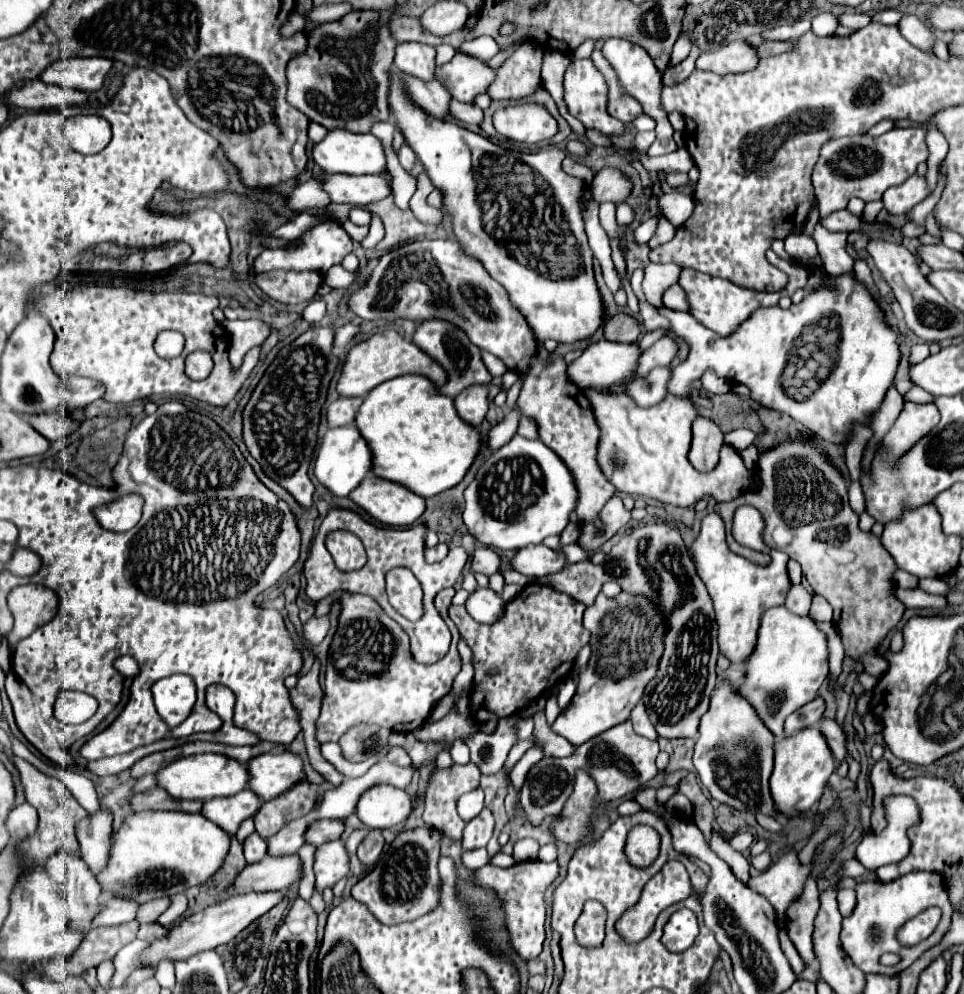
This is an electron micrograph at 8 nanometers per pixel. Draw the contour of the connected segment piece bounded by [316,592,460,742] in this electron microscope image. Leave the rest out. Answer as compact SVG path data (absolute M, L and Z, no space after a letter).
M346 592L340 604L342 604L340 626L330 646L330 658L326 664L326 690L322 698L322 714L316 722L316 740L338 742L340 736L344 736L344 732L348 732L348 728L354 728L356 724L376 724L382 728L390 728L394 732L408 732L420 728L424 720L430 716L434 704L452 690L452 682L460 672L460 654L456 648L460 634L456 624L452 620L448 624L452 630L450 652L436 664L426 666L418 664L412 658L408 634L400 628L400 624L396 624L370 596Z

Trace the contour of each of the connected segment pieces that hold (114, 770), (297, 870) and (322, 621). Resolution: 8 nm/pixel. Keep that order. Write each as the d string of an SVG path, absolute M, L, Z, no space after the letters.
M160 740L160 742L154 742L154 744L148 744L148 746L142 746L142 748L136 748L134 752L128 752L124 756L114 756L114 758L102 758L102 760L96 760L96 762L88 762L88 770L96 776L106 776L106 774L118 774L122 770L128 770L132 768L140 758L152 754L152 752L160 752L160 750L168 750L168 748L174 748L178 746L180 742L178 740Z
M298 854L266 856L256 864L248 864L244 872L240 872L232 894L288 890L288 886L302 878L302 868L302 858Z
M320 616L320 618L310 618L304 624L304 636L310 640L310 644L320 644L322 638L330 630L330 616Z

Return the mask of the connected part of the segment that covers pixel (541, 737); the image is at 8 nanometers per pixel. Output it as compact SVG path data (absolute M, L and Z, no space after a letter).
M536 712L534 716L534 736L538 738L538 744L542 744L544 748L544 756L554 756L554 758L564 758L564 756L572 756L574 748L566 738L550 732L550 726L546 724L544 712Z

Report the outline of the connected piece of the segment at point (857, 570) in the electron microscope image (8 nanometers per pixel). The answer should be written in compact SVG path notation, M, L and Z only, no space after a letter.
M812 436L786 438L778 446L762 452L756 474L758 484L754 490L746 490L728 504L720 502L714 506L714 512L720 512L726 524L730 550L736 552L736 542L730 536L734 510L742 504L756 506L766 520L764 542L798 560L812 590L832 604L832 624L842 638L846 656L858 660L870 676L884 676L888 672L888 660L878 652L878 646L898 626L906 606L896 598L892 578L898 570L896 562L882 548L878 536L858 528L858 514L848 504L844 472Z

